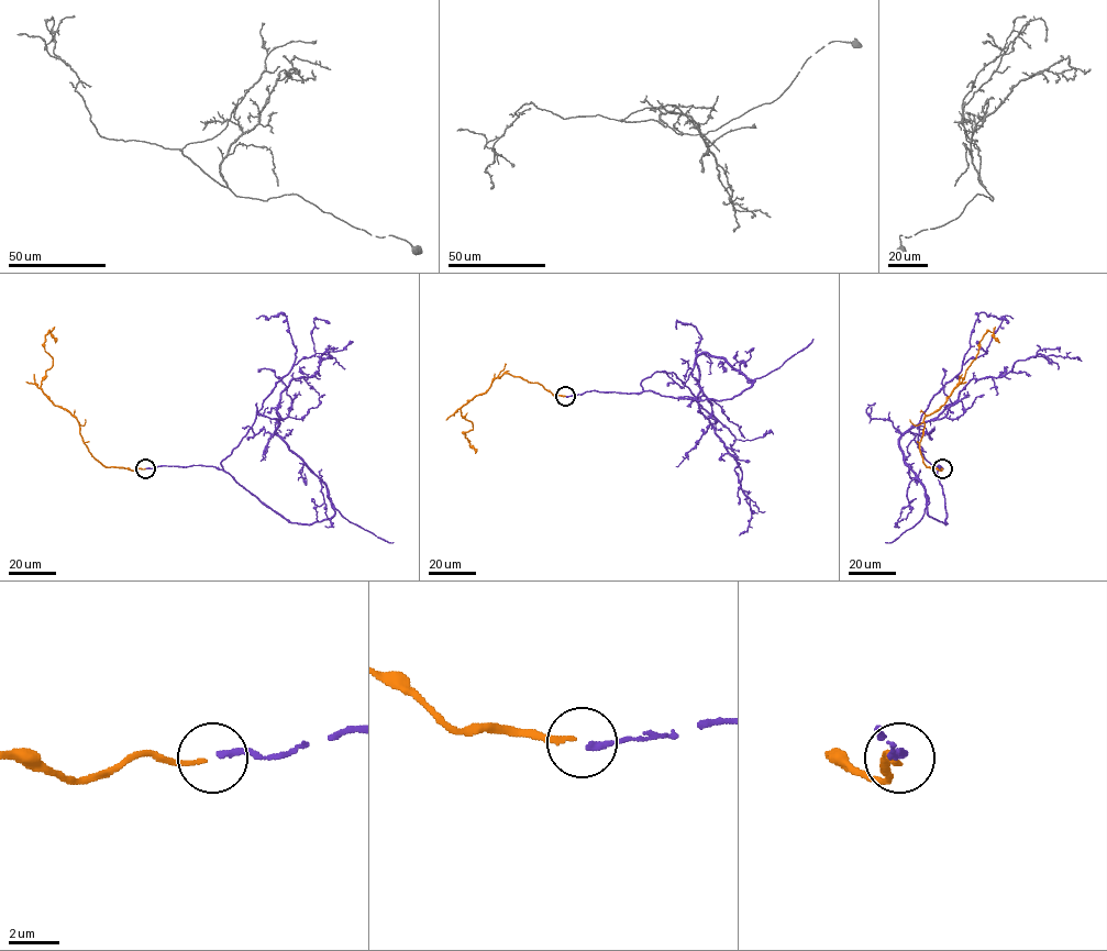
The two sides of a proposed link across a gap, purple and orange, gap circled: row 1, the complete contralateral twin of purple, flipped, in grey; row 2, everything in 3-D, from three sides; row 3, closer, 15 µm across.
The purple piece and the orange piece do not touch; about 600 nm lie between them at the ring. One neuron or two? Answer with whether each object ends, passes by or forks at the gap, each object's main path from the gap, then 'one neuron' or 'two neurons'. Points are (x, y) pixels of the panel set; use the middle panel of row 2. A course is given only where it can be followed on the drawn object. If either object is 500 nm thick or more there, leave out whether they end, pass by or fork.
purple ends; orange ends; course purple (566, 397), (652, 390), (719, 400), (754, 380), (722, 358), (696, 358), (698, 407), (750, 499), (739, 535); course orange (565, 396), (509, 373), (496, 377), (485, 393), (461, 408), (473, 423), (473, 429), (464, 433), (475, 453); one neuron

